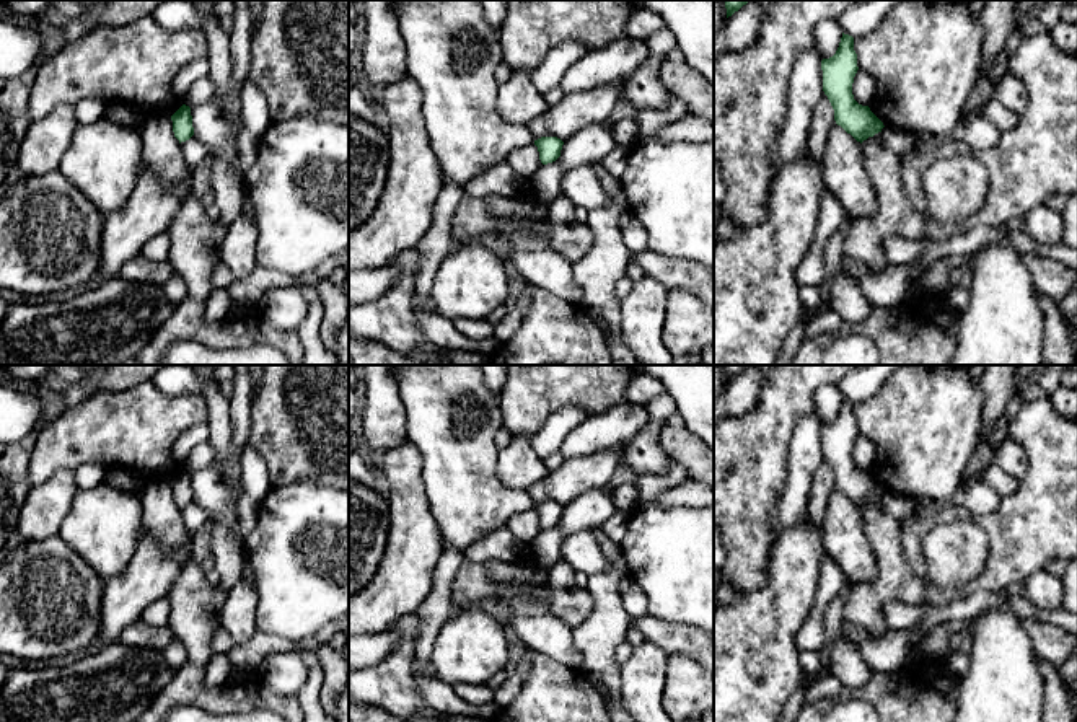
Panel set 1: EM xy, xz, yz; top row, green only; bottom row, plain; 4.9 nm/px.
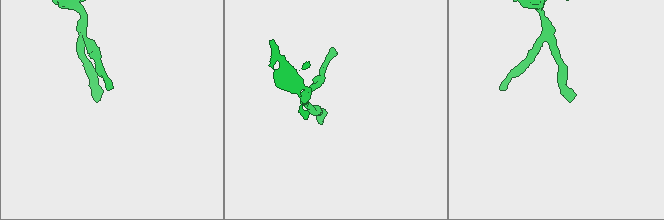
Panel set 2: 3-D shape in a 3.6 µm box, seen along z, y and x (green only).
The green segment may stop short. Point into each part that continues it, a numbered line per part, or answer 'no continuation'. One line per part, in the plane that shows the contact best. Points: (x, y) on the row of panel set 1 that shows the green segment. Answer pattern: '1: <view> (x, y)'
no continuation

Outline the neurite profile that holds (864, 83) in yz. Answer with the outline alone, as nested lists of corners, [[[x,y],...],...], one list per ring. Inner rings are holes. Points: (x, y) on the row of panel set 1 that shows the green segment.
[[[857,70],[852,83],[854,99],[862,106],[868,106],[873,93],[875,78],[867,72]]]

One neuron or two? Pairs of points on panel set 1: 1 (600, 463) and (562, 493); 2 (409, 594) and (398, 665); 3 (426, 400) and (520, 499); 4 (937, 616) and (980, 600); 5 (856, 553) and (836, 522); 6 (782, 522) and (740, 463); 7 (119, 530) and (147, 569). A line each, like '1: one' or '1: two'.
1: one
2: two
3: one
4: one
5: one
6: two
7: two

